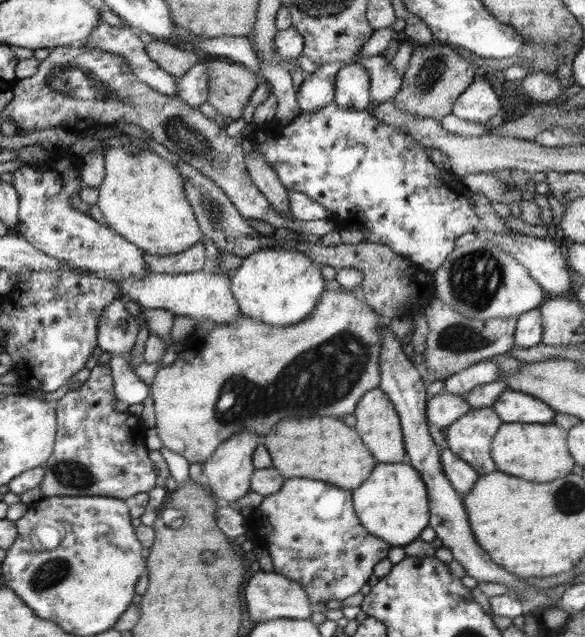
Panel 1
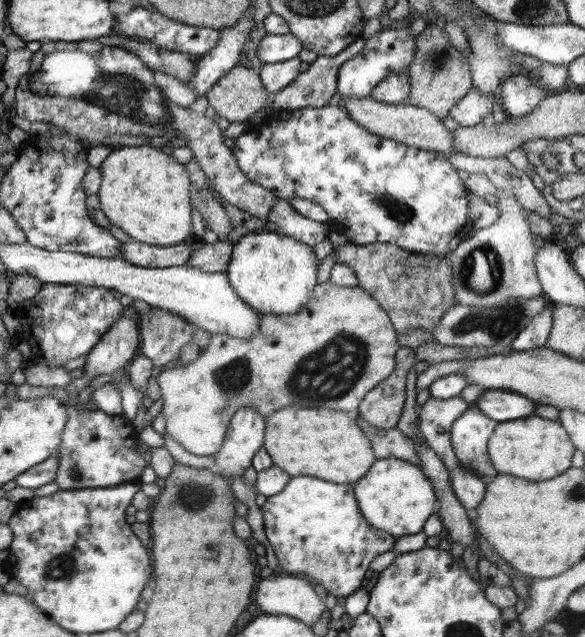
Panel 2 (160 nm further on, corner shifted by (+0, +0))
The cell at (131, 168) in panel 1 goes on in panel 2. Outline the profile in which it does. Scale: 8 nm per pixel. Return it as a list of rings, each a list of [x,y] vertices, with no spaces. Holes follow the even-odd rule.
[[[151,145],[117,146],[99,166],[101,188],[97,192],[99,208],[111,224],[126,234],[151,245],[172,246],[193,237],[191,223],[192,183],[185,164],[176,162],[171,154]]]

